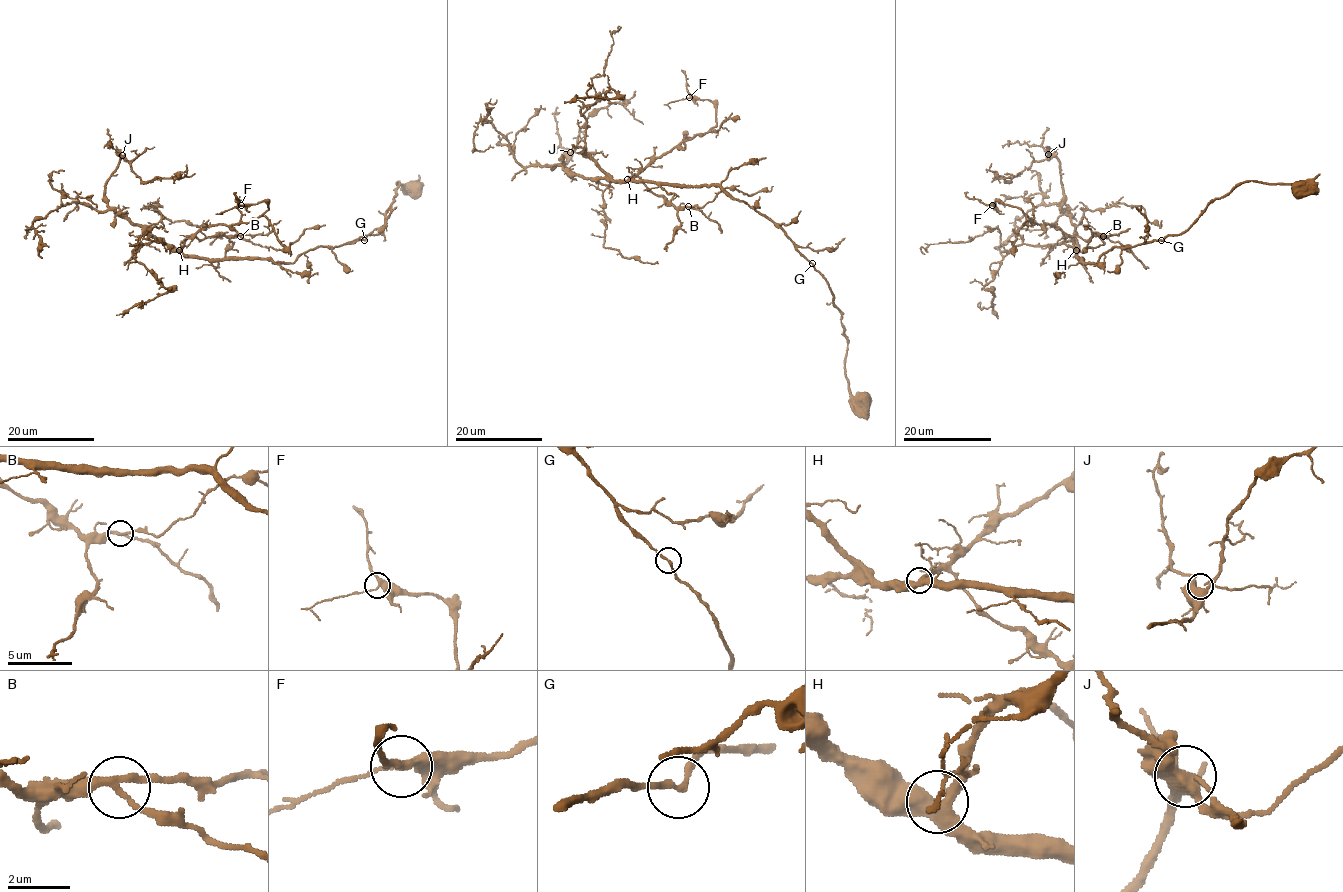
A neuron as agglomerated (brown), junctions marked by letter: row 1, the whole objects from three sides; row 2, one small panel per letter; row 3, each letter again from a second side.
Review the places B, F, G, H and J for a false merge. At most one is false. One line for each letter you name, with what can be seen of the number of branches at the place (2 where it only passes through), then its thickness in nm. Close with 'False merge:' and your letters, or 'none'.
False merge: none

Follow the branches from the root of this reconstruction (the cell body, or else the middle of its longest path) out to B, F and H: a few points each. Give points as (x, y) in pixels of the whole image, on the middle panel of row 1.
B: (859, 399), (845, 373), (847, 337), (833, 294), (780, 227), (718, 186), (630, 178), (688, 206)
F: (859, 399), (833, 294), (780, 227), (718, 186), (630, 178), (717, 124), (713, 103), (689, 97)
H: (859, 399), (851, 393), (845, 373), (847, 337), (833, 294), (780, 227), (718, 186), (627, 179)

